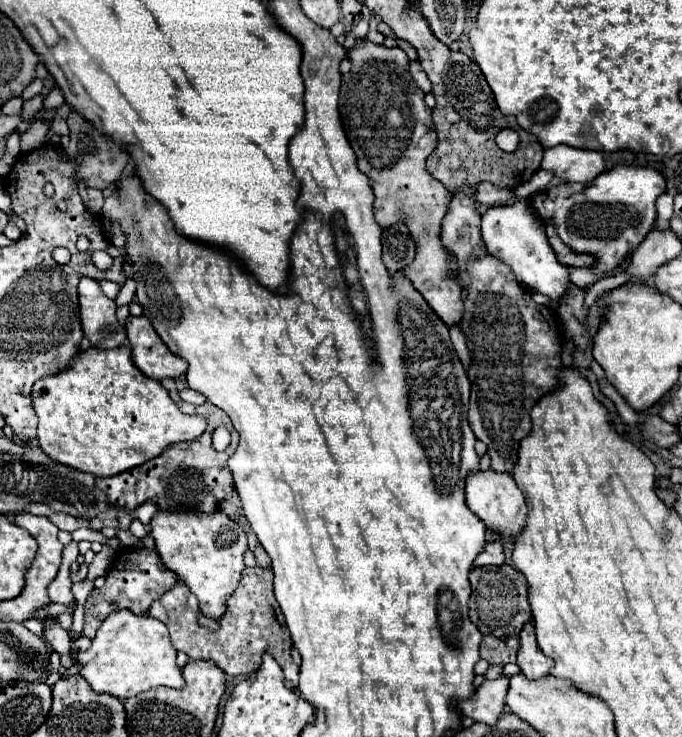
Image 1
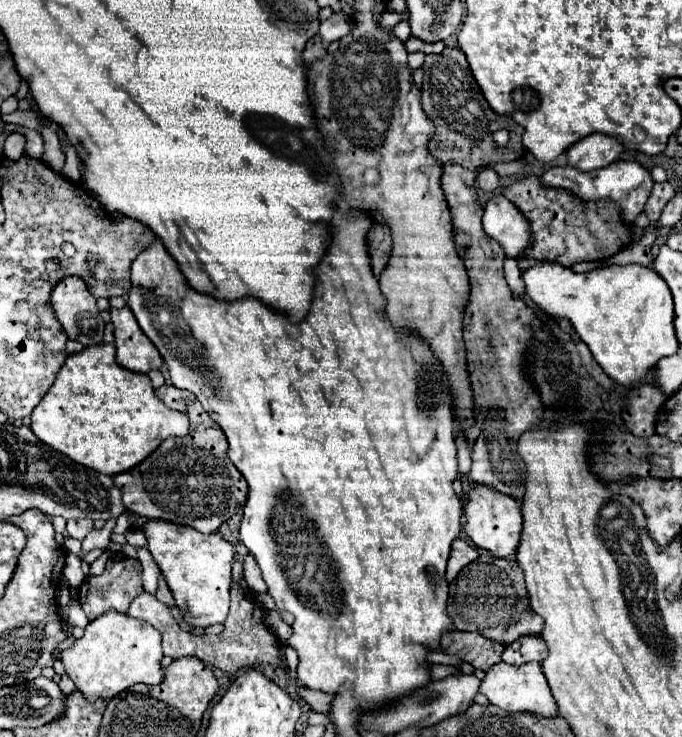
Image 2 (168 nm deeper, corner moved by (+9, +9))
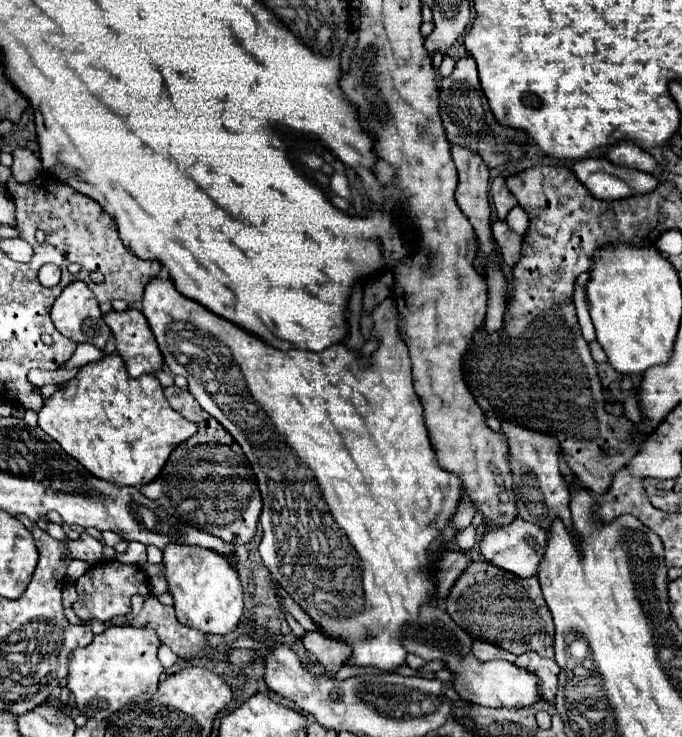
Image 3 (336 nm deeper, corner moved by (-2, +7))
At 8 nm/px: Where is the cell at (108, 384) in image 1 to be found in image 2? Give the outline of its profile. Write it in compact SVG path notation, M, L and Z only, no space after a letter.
M93 344L83 348L81 352L67 356L65 364L57 372L53 386L47 390L41 402L33 408L31 430L39 440L55 448L57 452L69 456L73 462L79 462L87 468L113 476L137 466L165 438L187 436L189 418L183 412L167 408L155 396L155 390L147 374L135 374L119 366L115 360L115 344Z

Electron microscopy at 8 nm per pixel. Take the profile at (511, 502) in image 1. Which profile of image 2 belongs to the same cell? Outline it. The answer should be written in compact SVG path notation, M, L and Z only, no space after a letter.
M467 484L465 492L463 492L463 500L465 500L465 532L467 538L477 546L477 548L485 548L489 550L493 556L497 558L513 558L517 544L519 544L519 536L521 536L521 510L517 500L513 500L513 496L507 496L503 492L497 492L491 486L485 484Z

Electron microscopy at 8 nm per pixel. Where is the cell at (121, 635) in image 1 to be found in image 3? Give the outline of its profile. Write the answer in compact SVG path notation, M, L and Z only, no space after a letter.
M108 626L102 634L84 646L72 650L68 658L68 690L74 696L74 708L94 720L104 720L142 692L154 694L164 672L156 650L160 640L148 628Z

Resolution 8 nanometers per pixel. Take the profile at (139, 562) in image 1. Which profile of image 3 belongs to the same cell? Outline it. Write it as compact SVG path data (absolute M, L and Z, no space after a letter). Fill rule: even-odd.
M102 560L94 564L84 576L76 580L76 592L78 598L72 604L72 610L80 620L100 620L100 622L110 622L114 616L126 616L130 614L130 596L140 594L144 598L150 596L150 582L146 572L140 566L132 564L120 564L118 560ZM84 594L88 602L84 602Z

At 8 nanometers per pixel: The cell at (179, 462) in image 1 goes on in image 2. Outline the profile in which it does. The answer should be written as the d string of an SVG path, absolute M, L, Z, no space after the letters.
M163 386L155 390L155 394L167 402L177 402L177 408L193 408L191 418L195 418L195 424L199 426L185 438L165 440L151 456L141 462L141 466L115 474L113 484L123 492L123 506L143 518L169 520L191 526L205 534L215 532L219 530L221 522L241 510L245 504L247 482L227 458L227 436L223 434L221 426L213 422L213 418L201 408L199 400L191 392Z

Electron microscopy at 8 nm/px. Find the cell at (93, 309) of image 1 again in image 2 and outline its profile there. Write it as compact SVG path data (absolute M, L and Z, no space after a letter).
M77 276L63 278L55 286L51 302L63 330L71 340L79 340L83 346L103 342L105 322L85 280Z

